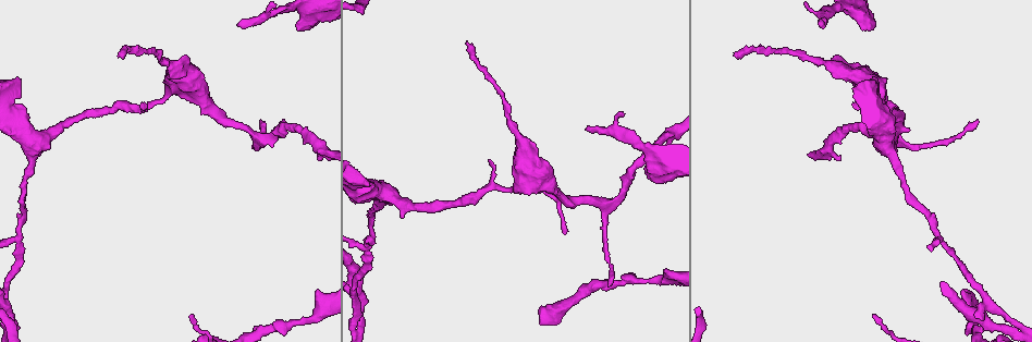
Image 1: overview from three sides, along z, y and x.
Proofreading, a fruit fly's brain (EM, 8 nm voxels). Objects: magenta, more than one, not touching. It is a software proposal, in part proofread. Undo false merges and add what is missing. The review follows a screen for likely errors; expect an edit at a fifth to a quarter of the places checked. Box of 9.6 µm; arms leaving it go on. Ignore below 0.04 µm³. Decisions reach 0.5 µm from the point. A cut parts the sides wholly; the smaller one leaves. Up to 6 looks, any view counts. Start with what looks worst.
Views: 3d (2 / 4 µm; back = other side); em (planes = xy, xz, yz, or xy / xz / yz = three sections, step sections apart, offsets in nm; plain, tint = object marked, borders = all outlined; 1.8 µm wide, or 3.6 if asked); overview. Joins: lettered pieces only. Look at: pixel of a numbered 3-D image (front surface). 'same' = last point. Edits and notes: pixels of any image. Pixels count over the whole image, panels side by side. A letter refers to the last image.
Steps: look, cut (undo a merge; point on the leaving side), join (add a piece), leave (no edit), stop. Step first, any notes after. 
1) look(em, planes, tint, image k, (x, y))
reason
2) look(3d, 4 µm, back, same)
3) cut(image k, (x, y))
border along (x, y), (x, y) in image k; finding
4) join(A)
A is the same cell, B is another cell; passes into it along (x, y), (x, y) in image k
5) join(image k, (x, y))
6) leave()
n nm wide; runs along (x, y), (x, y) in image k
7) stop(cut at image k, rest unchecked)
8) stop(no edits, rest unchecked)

look(3d, 2 µm, image 1, (963, 289))
free end

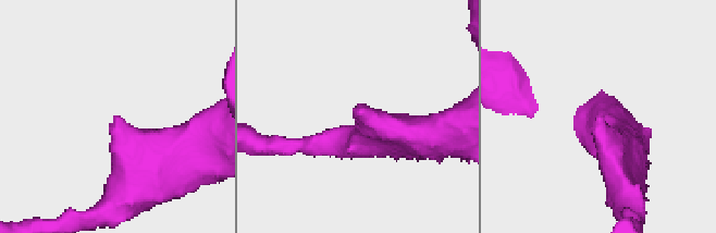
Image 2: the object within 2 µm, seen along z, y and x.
look(em, xy, step 4, borders, image 2, (356, 117))

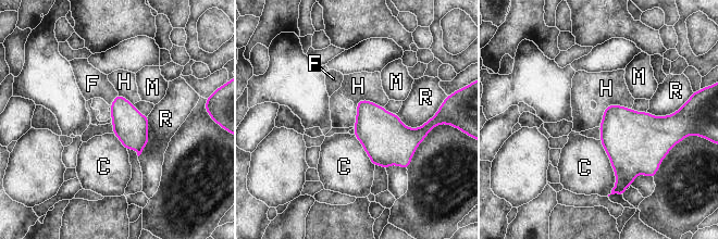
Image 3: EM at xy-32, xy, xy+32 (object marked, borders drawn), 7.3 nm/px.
join(F)
F is the same cell, C, H, M and R are other cells; passes into it along (131, 127), (114, 99), (93, 84) in image 3; the neuron continues

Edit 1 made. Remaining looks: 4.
look(overview)

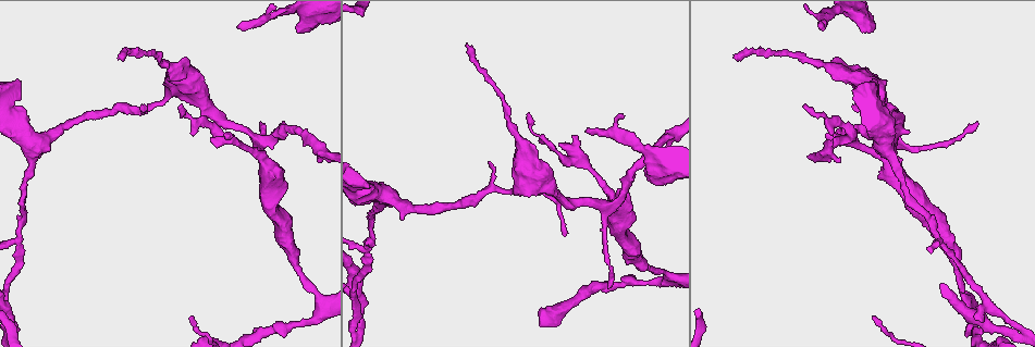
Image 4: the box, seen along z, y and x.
look(3d, 4 µm, back, image 4, (819, 26))
branch stops here

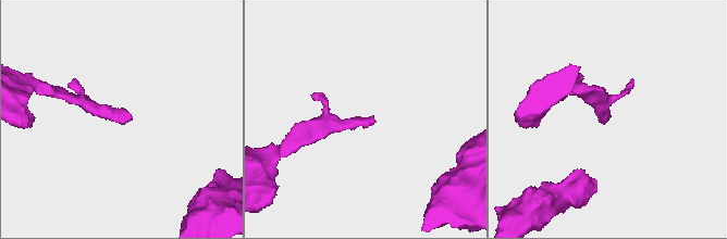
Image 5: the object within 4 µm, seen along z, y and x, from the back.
look(em, xz, step 8, tint, image 5, (372, 119))

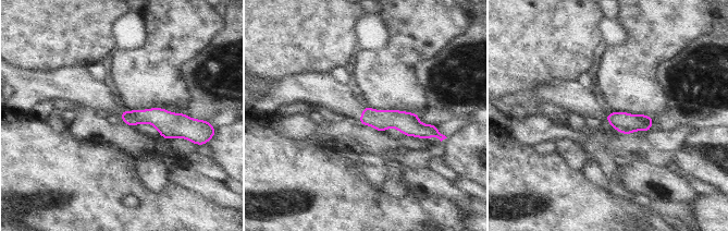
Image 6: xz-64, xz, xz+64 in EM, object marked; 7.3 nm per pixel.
look(em, planes, borders, same)
another direction

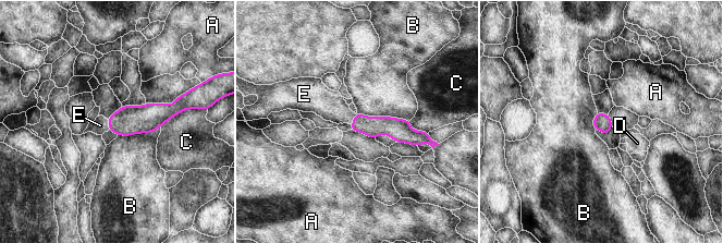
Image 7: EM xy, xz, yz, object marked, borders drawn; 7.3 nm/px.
join(E)
130 nm wide; E is the same cell, A, B, C and D are other cells; passes into it along (129, 120), (109, 124), (100, 125) in image 7; the neuron continues

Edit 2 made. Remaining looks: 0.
stop(join at image 3, join at image 7, rest unchecked)

